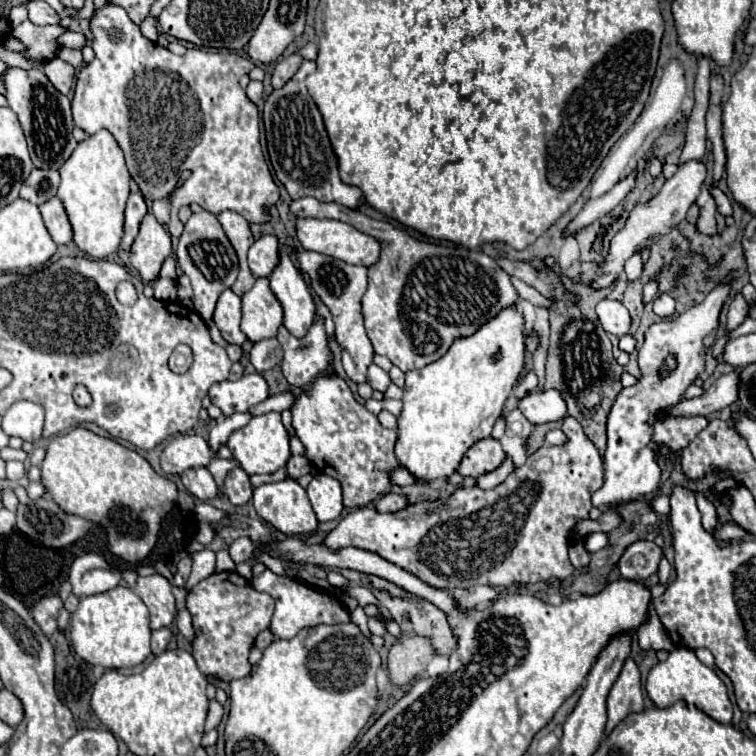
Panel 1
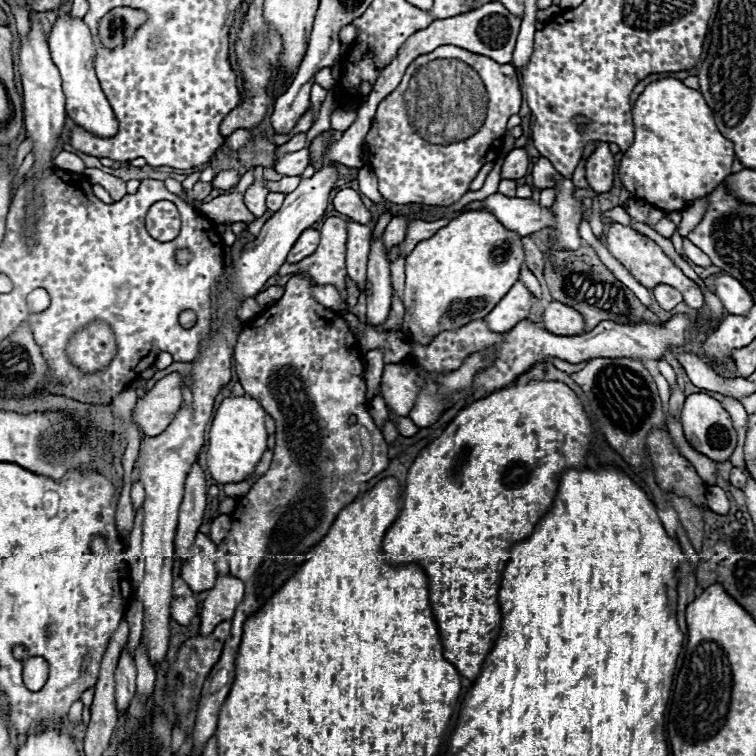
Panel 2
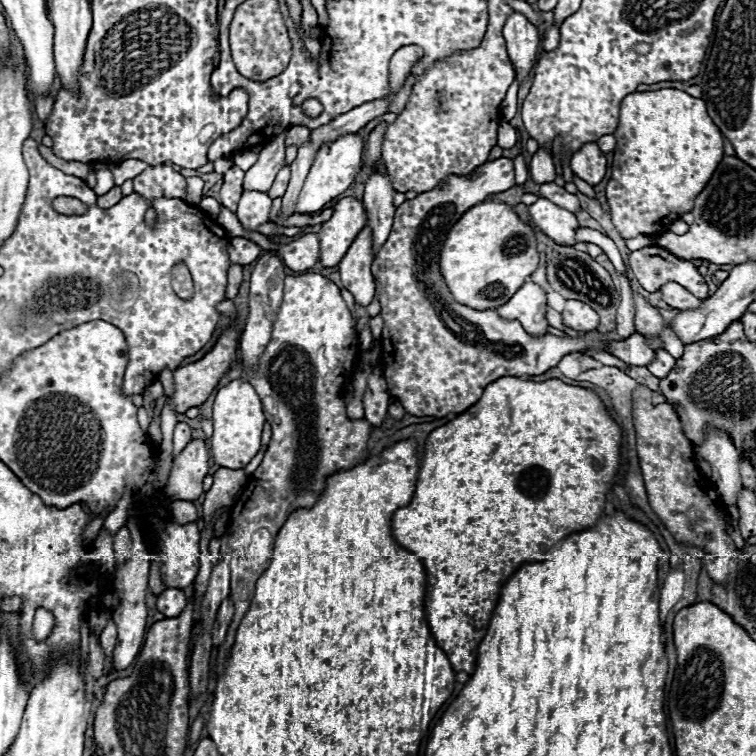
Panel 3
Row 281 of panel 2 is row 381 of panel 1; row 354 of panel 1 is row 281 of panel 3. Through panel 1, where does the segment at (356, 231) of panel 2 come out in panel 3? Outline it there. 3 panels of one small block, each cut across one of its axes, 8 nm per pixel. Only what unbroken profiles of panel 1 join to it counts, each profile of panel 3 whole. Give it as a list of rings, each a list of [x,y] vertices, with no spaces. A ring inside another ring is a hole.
[[[362,228],[338,266],[338,272],[342,276],[342,286],[350,290],[354,294],[356,304],[362,304],[362,306],[368,306],[374,298],[374,276],[370,272],[370,266],[372,266],[372,232],[370,228]]]

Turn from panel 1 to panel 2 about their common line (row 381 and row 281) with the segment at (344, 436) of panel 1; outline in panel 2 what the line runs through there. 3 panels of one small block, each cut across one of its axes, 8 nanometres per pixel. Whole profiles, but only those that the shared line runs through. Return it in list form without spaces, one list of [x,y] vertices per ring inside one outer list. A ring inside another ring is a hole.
[[[326,218],[320,230],[320,244],[312,256],[298,262],[296,266],[280,266],[278,274],[304,274],[312,278],[316,284],[332,284],[340,290],[342,298],[346,300],[344,280],[346,280],[346,240],[348,228],[346,220],[342,218]]]

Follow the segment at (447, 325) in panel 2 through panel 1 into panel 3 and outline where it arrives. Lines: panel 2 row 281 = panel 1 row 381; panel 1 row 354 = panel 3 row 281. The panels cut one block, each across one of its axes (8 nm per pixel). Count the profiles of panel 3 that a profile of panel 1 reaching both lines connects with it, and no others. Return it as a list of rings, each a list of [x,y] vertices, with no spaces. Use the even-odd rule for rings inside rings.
[[[482,202],[466,210],[450,228],[438,264],[448,292],[458,304],[478,310],[498,308],[514,296],[538,266],[536,232],[514,214],[512,206]]]

